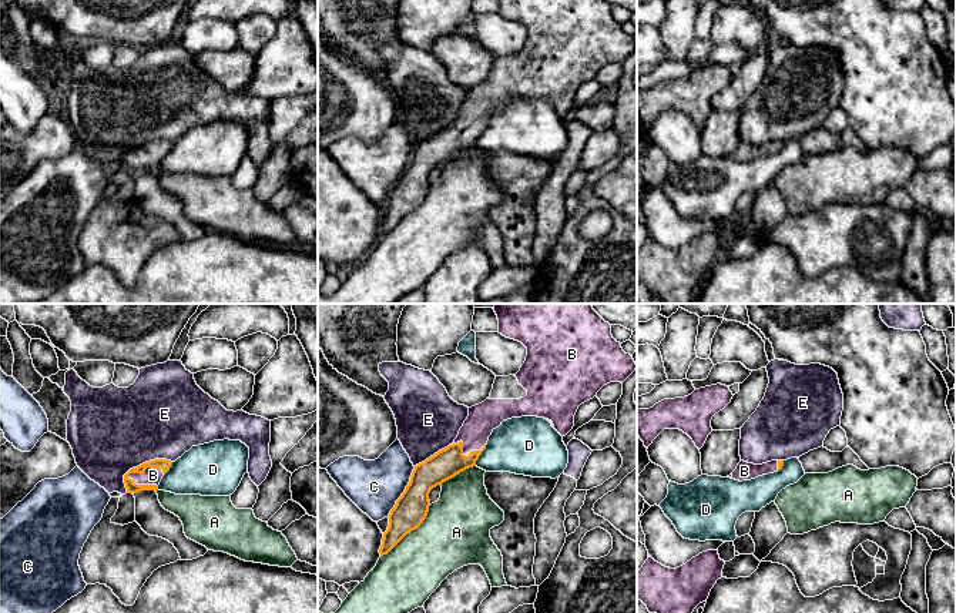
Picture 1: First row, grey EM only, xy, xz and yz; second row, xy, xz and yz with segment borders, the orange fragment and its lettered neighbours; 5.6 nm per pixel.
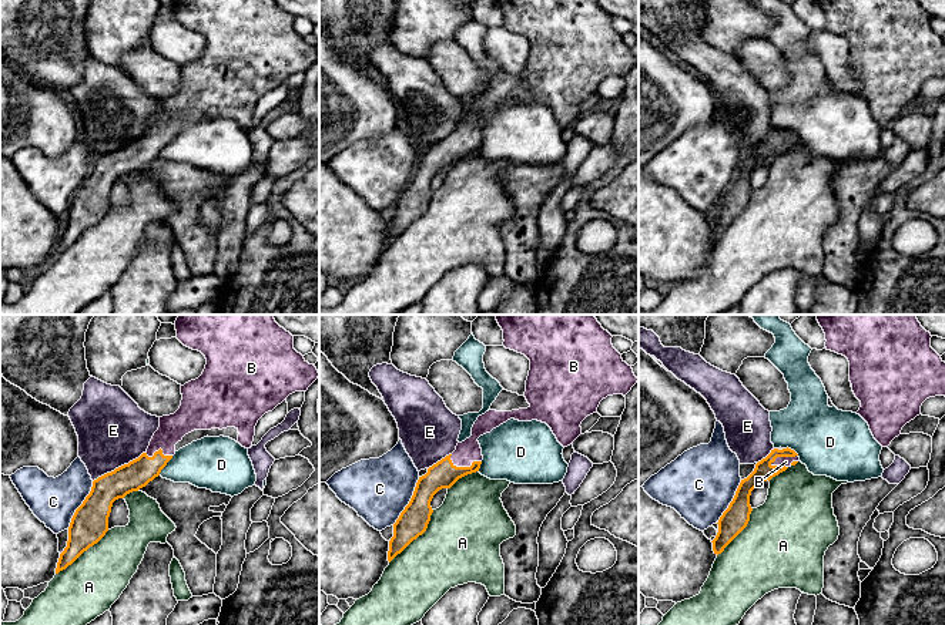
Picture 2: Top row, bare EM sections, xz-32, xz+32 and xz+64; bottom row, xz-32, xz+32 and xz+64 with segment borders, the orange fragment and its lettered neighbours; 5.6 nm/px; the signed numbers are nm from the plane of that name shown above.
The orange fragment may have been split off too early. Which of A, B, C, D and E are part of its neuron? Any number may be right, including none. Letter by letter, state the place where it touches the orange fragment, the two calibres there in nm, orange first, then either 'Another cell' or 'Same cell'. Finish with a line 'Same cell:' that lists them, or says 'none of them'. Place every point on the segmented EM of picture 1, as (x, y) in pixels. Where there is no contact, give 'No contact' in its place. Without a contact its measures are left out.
A: Touches orange at xz (409, 532). Thickness 190 nm (orange) against 360 nm. Another cell
B: Touches orange at xy (146, 468). Thickness 60 nm (orange) against 100 nm. Same cell
C: Touches orange at xz (405, 491). Thickness 190 nm (orange) against 300 nm. Another cell
D: Touches orange at xz (480, 454). Thickness 170 nm (orange) against 320 nm. Another cell
E: Touches orange at xy (140, 465). Thickness 60 nm (orange) against 480 nm. Another cell
Same cell: B

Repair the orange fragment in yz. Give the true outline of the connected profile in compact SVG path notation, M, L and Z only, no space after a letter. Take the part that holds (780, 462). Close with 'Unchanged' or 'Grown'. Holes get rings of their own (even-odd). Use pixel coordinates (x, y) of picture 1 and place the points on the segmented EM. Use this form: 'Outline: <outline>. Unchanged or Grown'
Outline: M741 460L737 469L731 473L735 480L751 480L762 475L774 473L781 470L784 466L784 460L771 460L762 465L754 465Z. Grown

